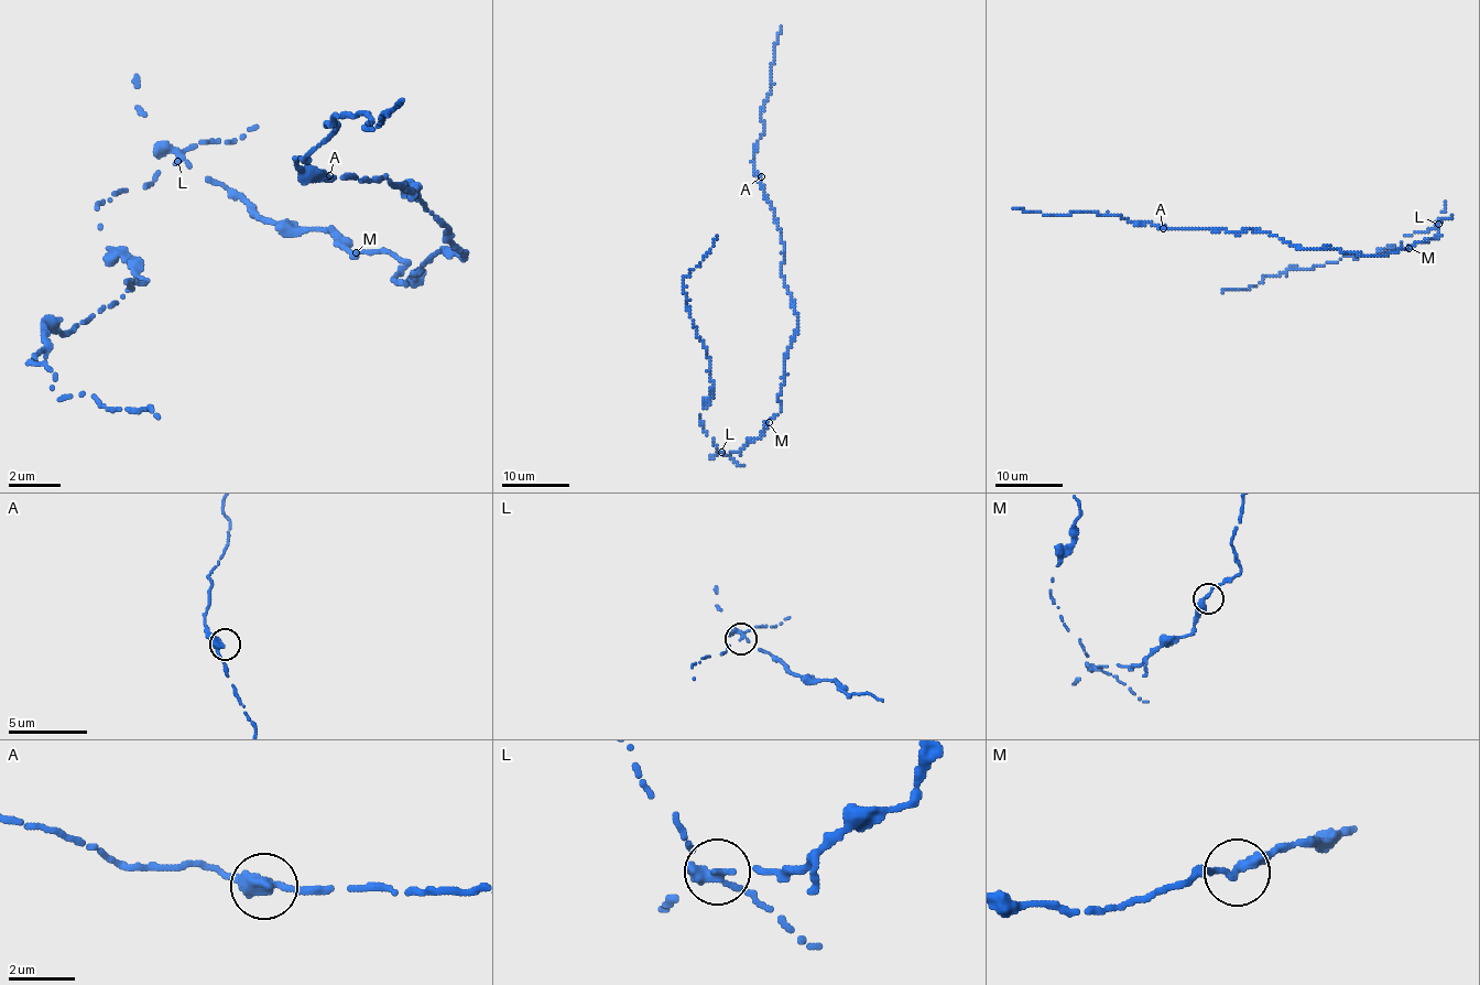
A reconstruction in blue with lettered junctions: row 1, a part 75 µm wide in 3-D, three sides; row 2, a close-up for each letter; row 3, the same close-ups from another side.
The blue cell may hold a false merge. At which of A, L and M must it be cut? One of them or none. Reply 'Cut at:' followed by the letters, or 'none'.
Cut at: L

